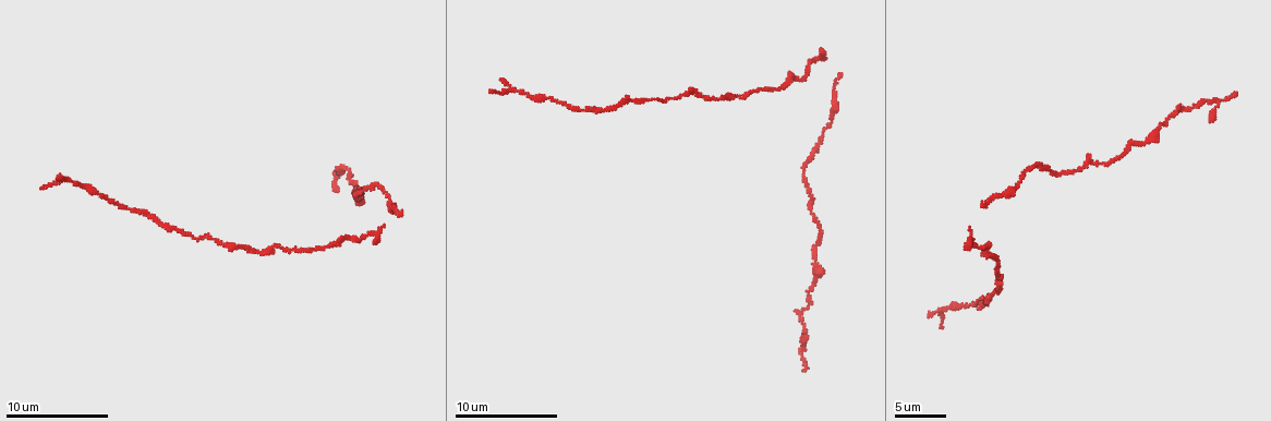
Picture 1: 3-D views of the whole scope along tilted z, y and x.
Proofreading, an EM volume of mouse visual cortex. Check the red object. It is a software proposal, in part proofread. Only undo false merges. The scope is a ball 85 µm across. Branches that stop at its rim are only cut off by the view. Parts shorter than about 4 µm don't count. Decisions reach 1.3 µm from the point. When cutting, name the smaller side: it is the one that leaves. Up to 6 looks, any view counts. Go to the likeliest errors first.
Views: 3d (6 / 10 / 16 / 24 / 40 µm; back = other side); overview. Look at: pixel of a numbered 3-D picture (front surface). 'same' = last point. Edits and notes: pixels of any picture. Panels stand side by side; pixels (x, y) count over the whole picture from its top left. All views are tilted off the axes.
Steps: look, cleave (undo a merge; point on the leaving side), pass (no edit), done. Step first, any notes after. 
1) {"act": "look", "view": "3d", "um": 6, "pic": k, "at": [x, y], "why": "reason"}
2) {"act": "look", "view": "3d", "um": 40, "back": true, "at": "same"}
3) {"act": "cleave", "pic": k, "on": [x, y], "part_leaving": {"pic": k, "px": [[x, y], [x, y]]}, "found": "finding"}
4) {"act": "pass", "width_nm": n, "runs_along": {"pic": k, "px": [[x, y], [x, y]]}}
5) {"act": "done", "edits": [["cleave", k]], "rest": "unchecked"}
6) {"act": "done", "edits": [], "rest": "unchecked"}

{"act": "look", "view": "3d", "um": 6, "pic": 1, "at": [516, 88], "why": "two arms in line, one across"}

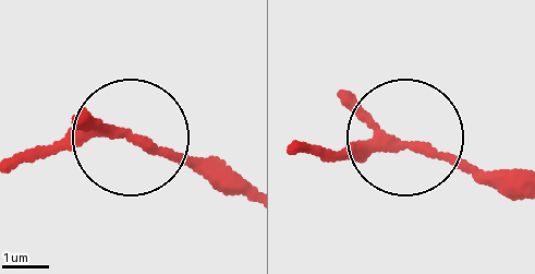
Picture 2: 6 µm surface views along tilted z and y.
{"act": "look", "view": "3d", "um": 6, "back": true, "pic": 2, "at": [123, 136], "why": "from behind"}

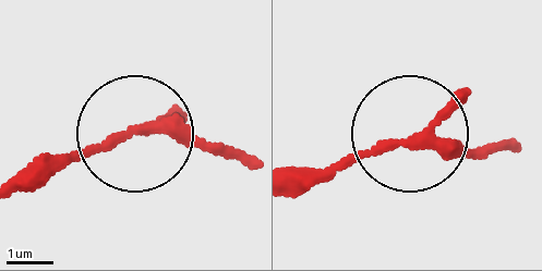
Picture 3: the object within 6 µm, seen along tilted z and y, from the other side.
{"act": "pass", "arms": 3, "runs_along": {"pic": 3, "px": [[16, 192], [142, 130], [249, 155]]}, "found": "all the same neuron"}

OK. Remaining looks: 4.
{"act": "look", "view": "3d", "um": 16, "pic": 1, "at": [804, 350]}

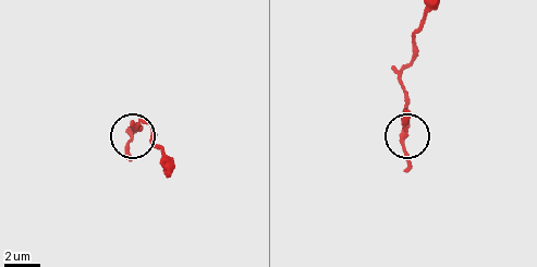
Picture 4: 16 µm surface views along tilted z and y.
{"act": "pass", "runs_along": {"pic": 4, "px": [[422, 17], [399, 81], [409, 169]]}, "found": "continuous, no second neuron"}

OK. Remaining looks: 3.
{"act": "look", "view": "3d", "um": 16, "pic": 1, "at": [1140, 144], "why": "calibre changes"}

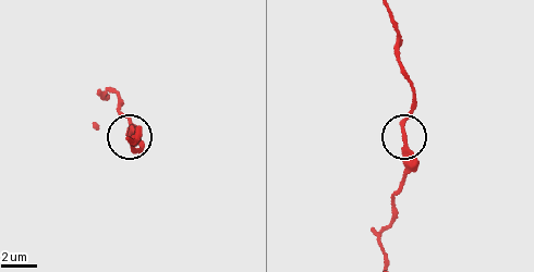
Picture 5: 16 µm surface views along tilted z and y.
{"act": "look", "view": "3d", "um": 6, "pic": 5, "at": [405, 139], "why": "closer look"}

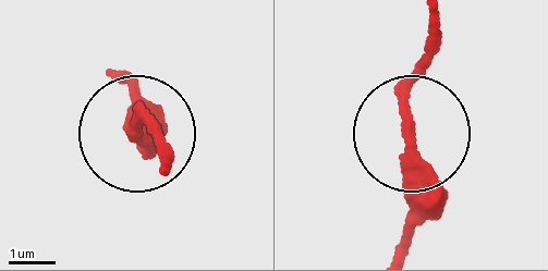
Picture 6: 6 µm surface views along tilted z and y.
{"act": "pass", "runs_along": {"pic": 6, "px": [[159, 159], [150, 128], [128, 119], [136, 96]]}, "found": "all the same neuron"}

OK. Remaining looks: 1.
{"act": "done", "edits": [], "rest": "unchecked"}

